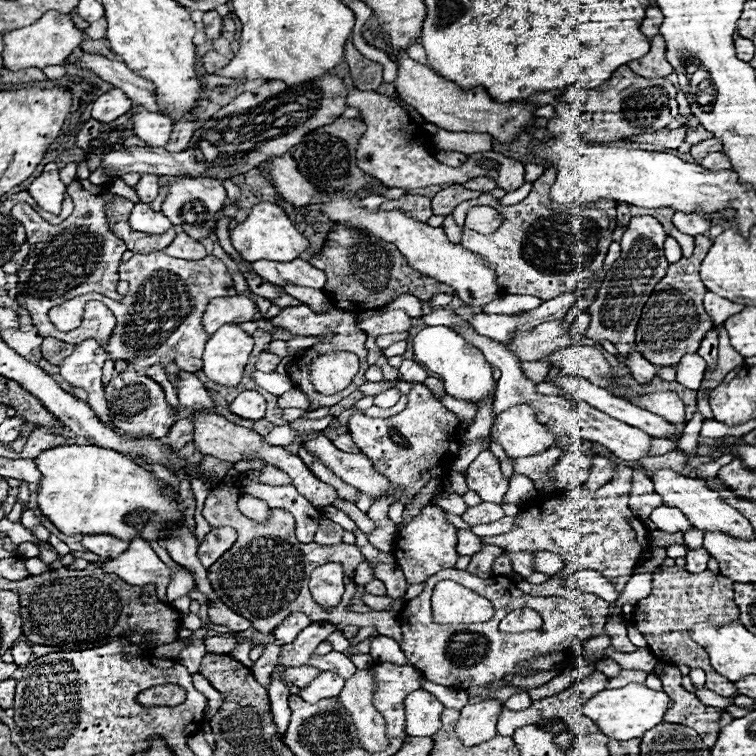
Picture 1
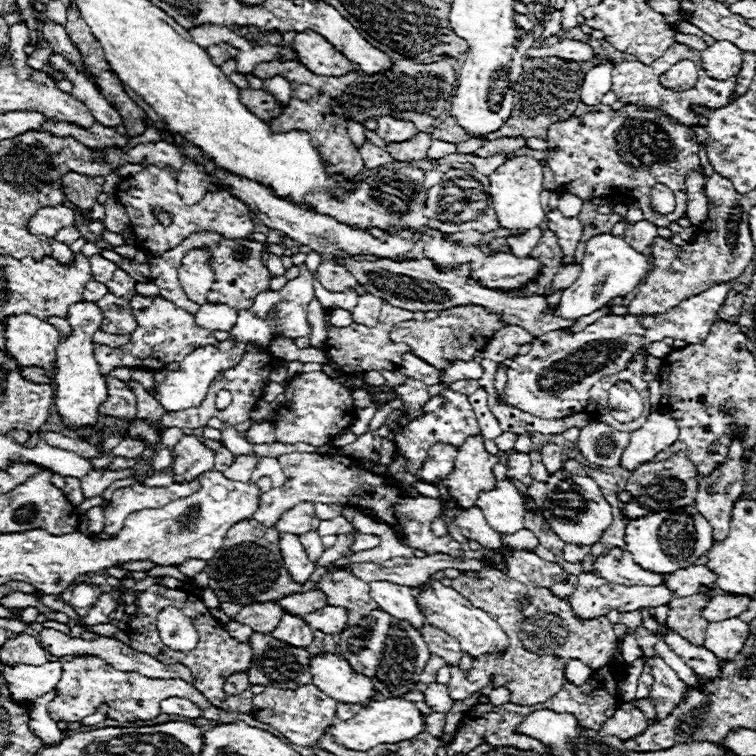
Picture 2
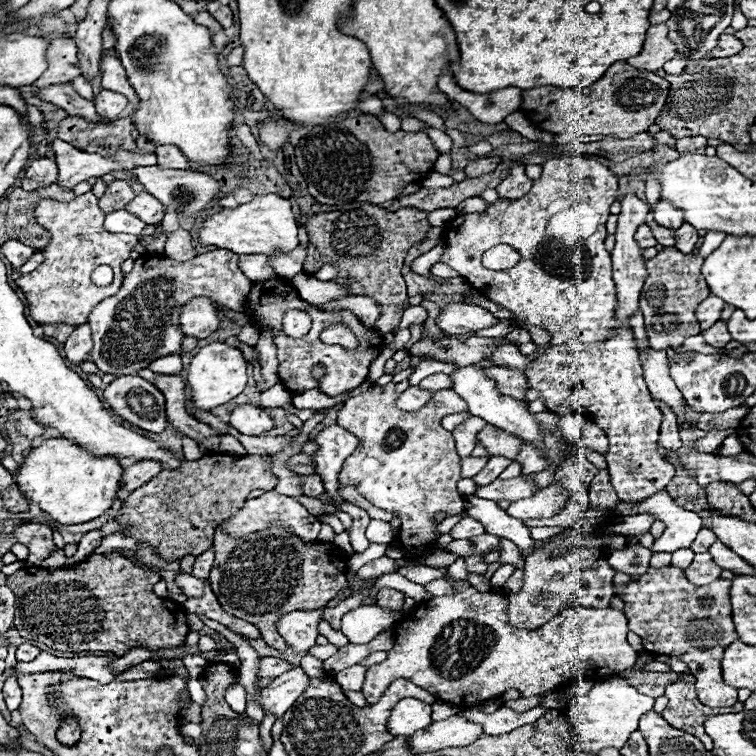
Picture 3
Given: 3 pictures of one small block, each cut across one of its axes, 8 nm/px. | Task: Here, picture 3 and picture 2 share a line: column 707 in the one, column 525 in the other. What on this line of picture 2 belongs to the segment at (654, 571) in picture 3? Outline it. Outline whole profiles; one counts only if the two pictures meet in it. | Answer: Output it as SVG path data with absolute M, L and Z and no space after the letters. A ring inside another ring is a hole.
M500 570L464 572L460 578L452 580L452 588L464 594L464 598L468 598L474 606L492 614L492 618L502 624L502 630L508 634L510 644L504 654L482 654L480 658L474 658L470 672L462 672L458 666L452 666L452 680L448 684L448 690L462 688L468 694L474 694L476 690L484 688L490 676L494 674L498 682L510 684L512 702L520 706L540 704L554 696L566 682L566 660L578 658L592 670L598 670L608 662L614 652L616 636L606 616L580 620L576 618L576 614L572 614L570 602L566 598L554 596L548 588L524 586L504 576ZM536 616L540 620L536 620ZM528 652L536 654L538 658L528 658Z

